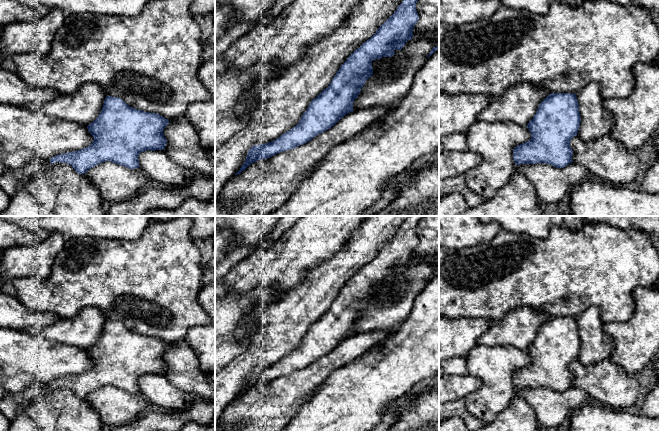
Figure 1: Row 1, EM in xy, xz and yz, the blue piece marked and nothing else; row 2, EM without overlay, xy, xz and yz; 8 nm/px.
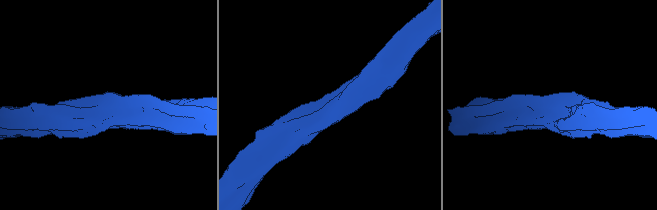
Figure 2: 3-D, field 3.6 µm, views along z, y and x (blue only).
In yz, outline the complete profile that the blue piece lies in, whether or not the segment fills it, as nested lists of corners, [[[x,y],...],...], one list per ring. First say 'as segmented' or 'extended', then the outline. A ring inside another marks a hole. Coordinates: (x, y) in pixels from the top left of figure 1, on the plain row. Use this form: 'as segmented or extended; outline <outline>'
as segmented; outline [[[549,318],[527,349],[531,363],[513,373],[515,388],[545,387],[564,392],[572,387],[570,365],[577,360],[580,346],[576,318]]]

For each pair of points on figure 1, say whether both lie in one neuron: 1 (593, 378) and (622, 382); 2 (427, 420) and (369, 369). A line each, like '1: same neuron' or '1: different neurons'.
1: same neuron
2: different neurons

